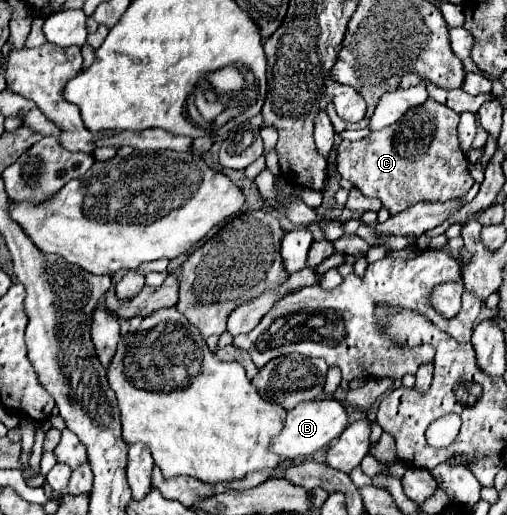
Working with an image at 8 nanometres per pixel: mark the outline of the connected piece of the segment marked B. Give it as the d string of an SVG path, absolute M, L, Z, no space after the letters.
M322 399L322 401L304 401L304 403L298 403L294 409L288 411L280 435L276 435L272 439L272 443L270 443L270 451L276 453L276 455L280 455L282 459L288 459L288 461L306 459L308 455L320 451L332 439L336 439L346 429L346 425L348 425L346 409L336 399Z

